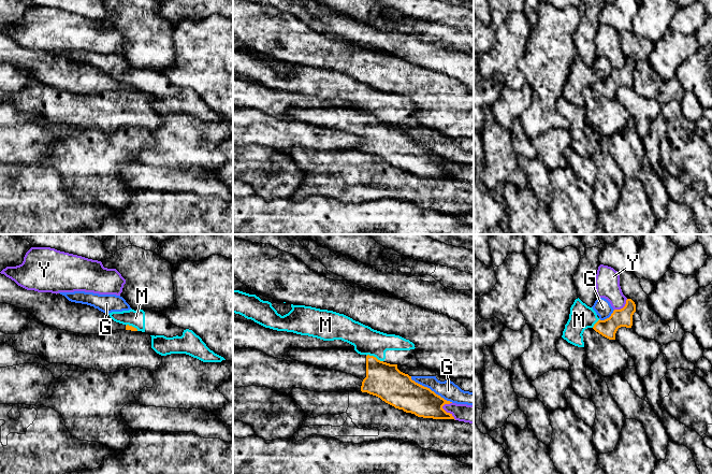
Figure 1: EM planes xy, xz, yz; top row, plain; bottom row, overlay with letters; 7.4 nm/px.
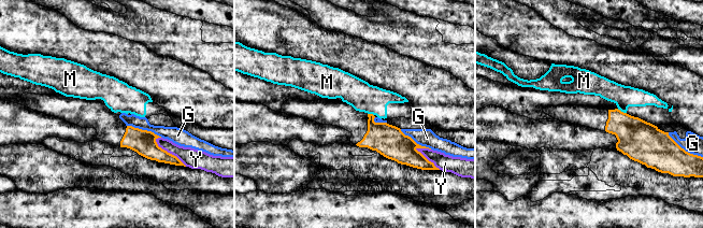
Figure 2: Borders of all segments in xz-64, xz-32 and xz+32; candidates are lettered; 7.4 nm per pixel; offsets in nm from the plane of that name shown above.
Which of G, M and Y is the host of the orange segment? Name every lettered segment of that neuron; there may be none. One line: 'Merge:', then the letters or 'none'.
Merge: none

